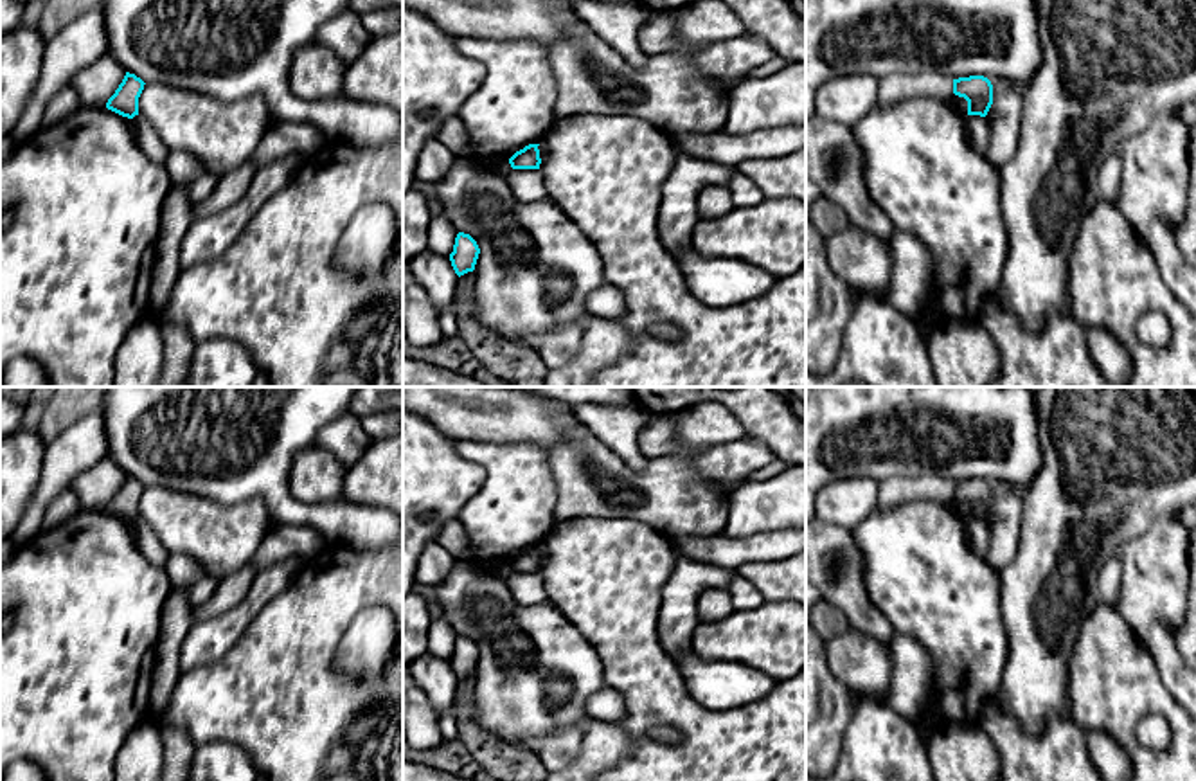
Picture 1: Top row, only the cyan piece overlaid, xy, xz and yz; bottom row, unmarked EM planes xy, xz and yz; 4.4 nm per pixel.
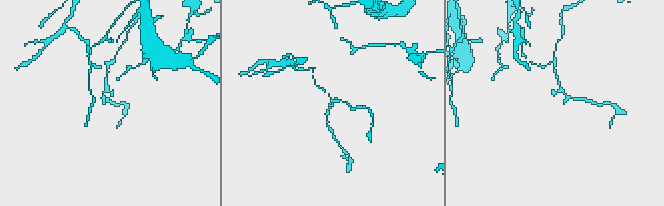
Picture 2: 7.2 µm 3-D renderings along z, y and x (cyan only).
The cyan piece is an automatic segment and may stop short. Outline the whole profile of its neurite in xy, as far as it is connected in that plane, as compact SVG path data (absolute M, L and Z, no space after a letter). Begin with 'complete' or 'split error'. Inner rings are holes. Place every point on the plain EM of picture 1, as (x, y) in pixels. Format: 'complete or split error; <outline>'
complete; M126 475L122 486L108 502L106 511L122 520L133 522L135 518L138 518L138 500L144 493L144 488L146 486L140 480Z

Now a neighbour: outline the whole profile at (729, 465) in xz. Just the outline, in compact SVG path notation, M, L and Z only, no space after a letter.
M676 414L651 416L638 434L638 448L649 461L691 457L703 477L721 486L741 486L748 475L775 461L768 446L748 437L691 453L680 444Z

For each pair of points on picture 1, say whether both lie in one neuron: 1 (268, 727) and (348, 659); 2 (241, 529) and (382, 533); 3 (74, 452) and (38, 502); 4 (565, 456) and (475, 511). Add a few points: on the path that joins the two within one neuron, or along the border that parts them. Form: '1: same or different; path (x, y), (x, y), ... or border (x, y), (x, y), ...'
1: different; border (348, 627), (339, 646), (337, 666), (373, 681)
2: different; border (236, 504), (247, 499), (259, 499), (274, 524)
3: same; path (62, 465), (47, 490)
4: different; border (547, 450), (547, 468), (554, 484), (554, 508)

